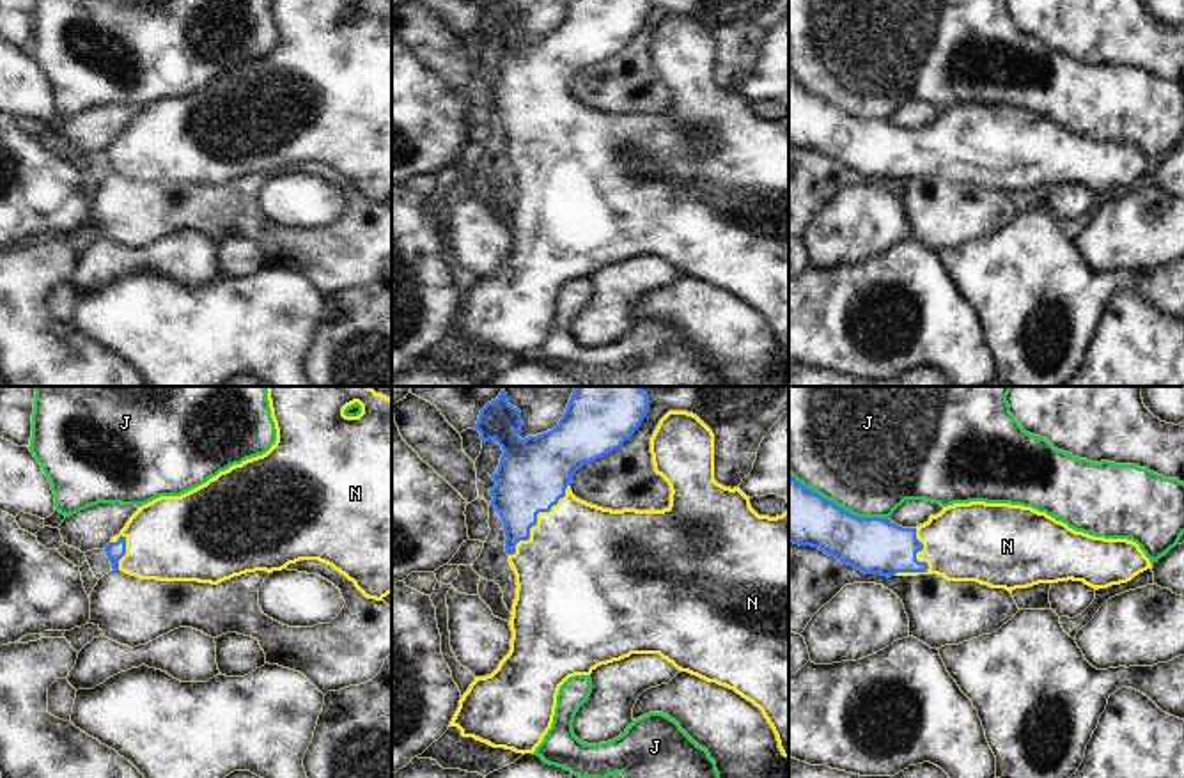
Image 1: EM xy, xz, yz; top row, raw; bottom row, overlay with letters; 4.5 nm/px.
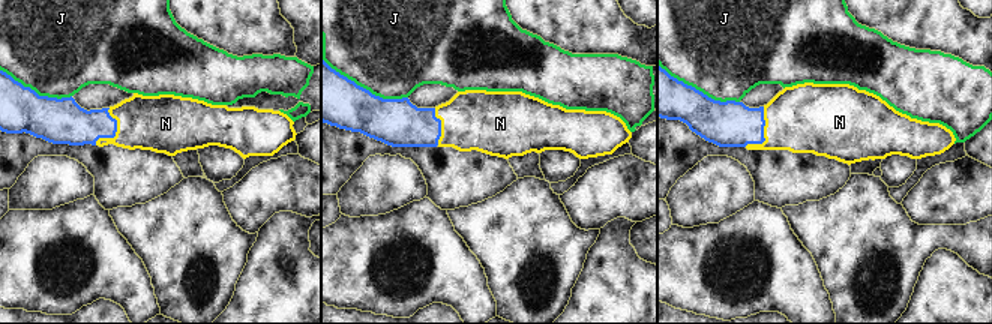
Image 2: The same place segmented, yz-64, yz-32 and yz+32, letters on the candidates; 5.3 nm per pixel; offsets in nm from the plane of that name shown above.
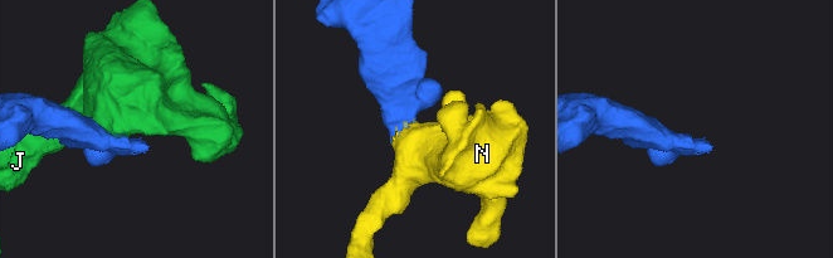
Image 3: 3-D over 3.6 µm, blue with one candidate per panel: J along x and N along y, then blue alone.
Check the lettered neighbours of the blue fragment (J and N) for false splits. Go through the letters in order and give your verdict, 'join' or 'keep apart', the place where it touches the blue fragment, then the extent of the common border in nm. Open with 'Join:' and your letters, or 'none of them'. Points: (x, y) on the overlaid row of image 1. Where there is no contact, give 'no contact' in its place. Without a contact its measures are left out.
Join: N
J: keep apart; contact yz (837, 505); length 500 nm
N: join; contact xz (536, 520); length 420 nm

